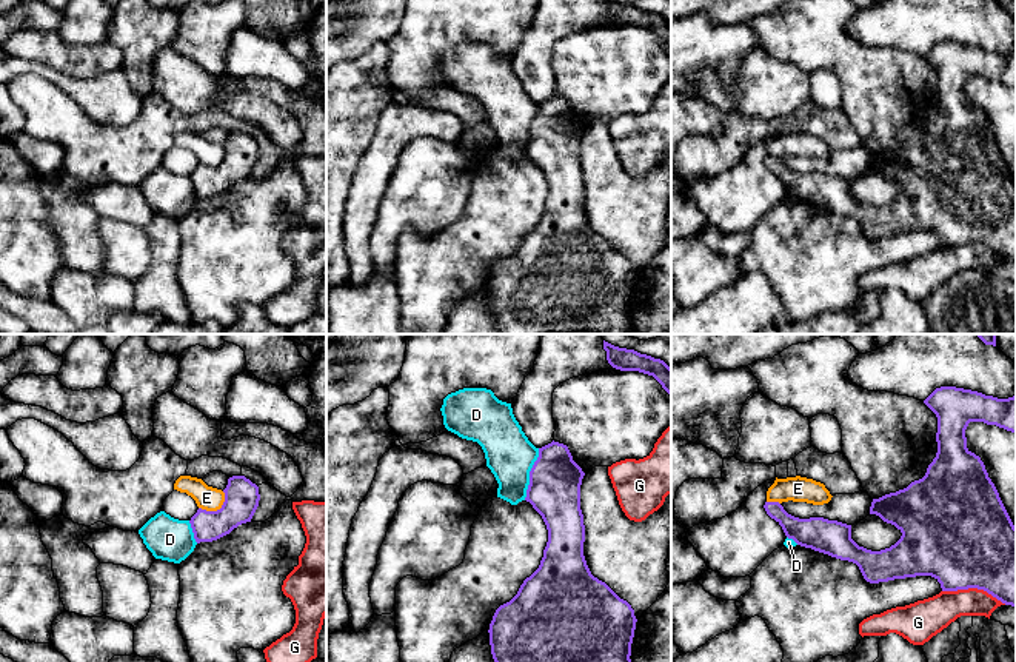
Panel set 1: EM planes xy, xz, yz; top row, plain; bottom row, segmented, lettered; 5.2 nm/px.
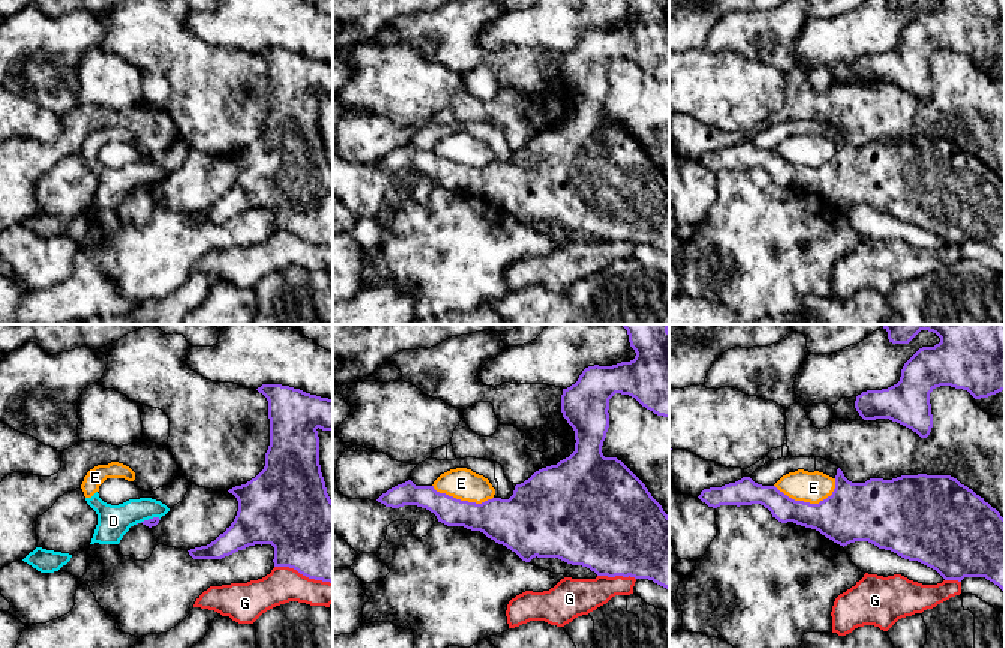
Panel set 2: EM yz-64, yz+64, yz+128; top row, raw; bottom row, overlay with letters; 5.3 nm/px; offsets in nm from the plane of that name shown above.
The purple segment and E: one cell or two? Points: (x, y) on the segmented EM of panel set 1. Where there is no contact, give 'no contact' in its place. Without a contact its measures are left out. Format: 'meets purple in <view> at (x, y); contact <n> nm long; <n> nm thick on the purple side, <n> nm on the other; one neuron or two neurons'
meets purple in xy at (217, 510); contact 170 nm long; 180 nm thick on the purple side, 130 nm on the other; two neurons

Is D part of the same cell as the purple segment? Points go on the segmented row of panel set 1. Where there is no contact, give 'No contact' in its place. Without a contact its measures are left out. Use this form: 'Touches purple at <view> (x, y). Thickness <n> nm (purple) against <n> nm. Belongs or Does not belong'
Touches purple at xz (530, 474). Thickness 280 nm (purple) against 260 nm. Does not belong

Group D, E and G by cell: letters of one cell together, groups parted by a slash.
D E / G

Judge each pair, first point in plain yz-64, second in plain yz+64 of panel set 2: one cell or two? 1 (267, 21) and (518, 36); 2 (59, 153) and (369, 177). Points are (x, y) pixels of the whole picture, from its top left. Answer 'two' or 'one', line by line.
1: one
2: two

